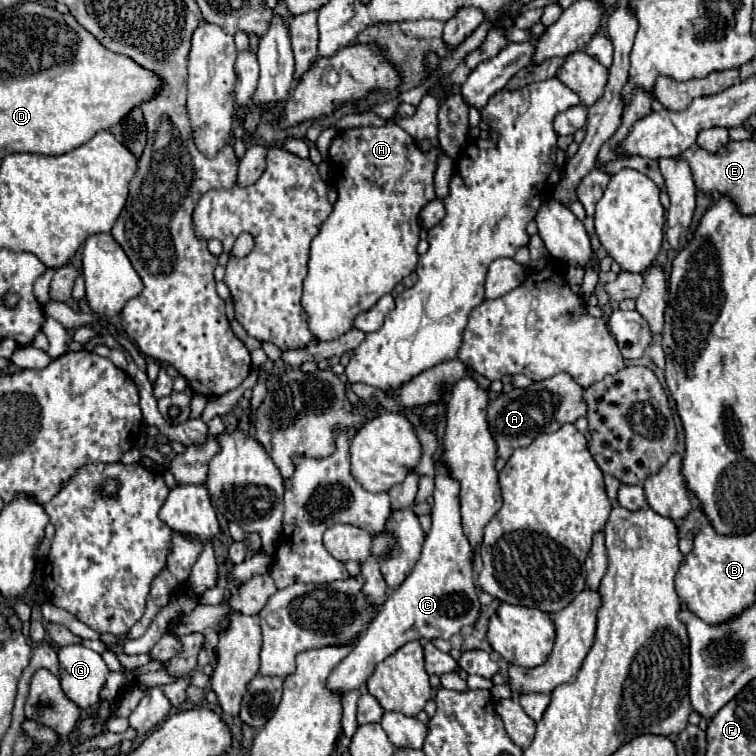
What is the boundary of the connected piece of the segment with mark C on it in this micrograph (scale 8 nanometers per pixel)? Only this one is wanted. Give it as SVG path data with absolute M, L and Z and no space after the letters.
M438 462L432 528L426 536L422 556L418 558L414 570L402 582L402 586L390 592L388 600L384 602L378 616L372 620L366 634L362 634L354 644L354 650L332 670L328 678L330 690L364 690L364 684L374 672L374 666L398 648L402 648L406 642L420 638L450 640L450 636L460 634L464 626L472 626L476 622L480 614L480 602L472 578L472 548L462 532L458 492L458 482L450 478L446 466Z

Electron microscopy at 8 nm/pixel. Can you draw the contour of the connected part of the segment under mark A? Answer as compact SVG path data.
M556 374L556 376L548 378L548 380L534 382L526 390L514 388L508 394L500 394L488 406L488 426L490 426L490 432L492 432L492 436L496 440L496 446L498 446L496 452L498 452L498 456L504 458L504 460L508 460L516 448L528 446L536 436L540 436L540 432L556 432L562 424L576 422L580 416L586 416L586 404L582 400L582 394L584 394L584 388L580 388L568 374Z

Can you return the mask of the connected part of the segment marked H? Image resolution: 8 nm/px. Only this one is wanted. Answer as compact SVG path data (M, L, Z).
M388 122L386 126L360 126L342 130L330 146L330 158L338 158L338 200L332 214L324 220L320 232L312 240L308 274L304 278L302 306L310 318L310 330L318 340L334 340L352 328L354 316L362 310L370 310L378 298L390 294L392 288L416 270L418 254L418 214L422 206L436 198L434 194L434 172L438 150L422 152L412 136L398 124Z

